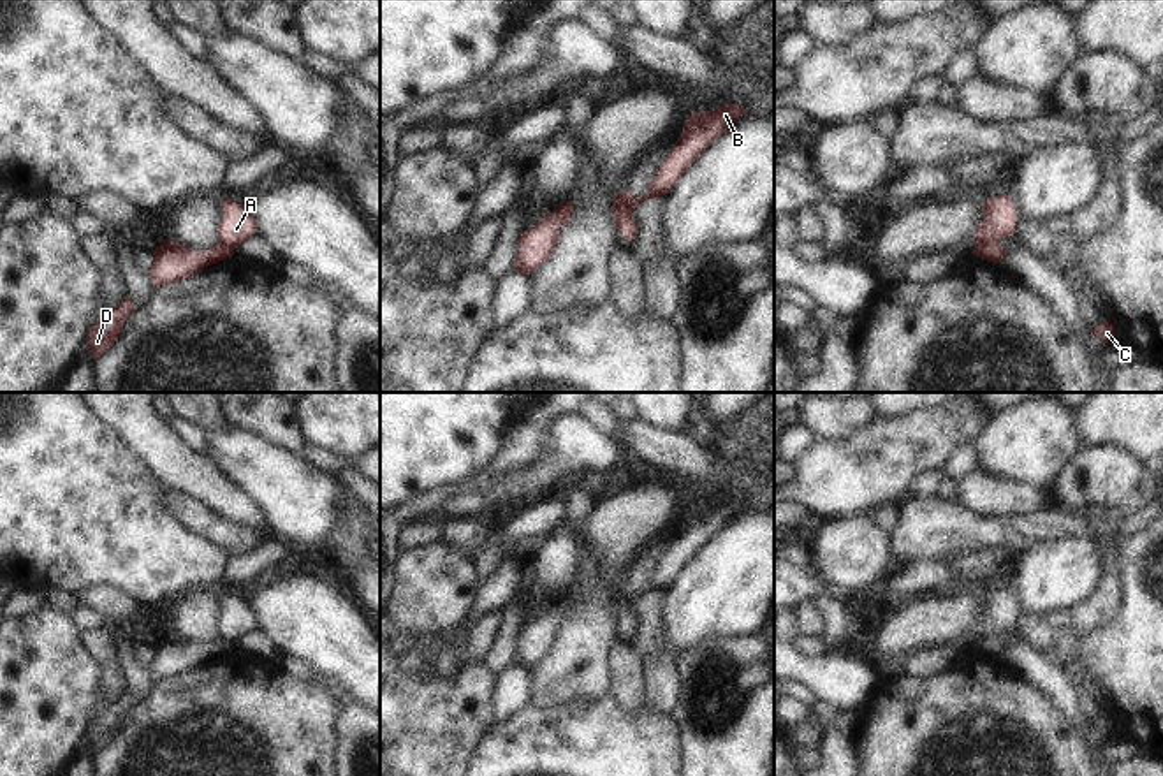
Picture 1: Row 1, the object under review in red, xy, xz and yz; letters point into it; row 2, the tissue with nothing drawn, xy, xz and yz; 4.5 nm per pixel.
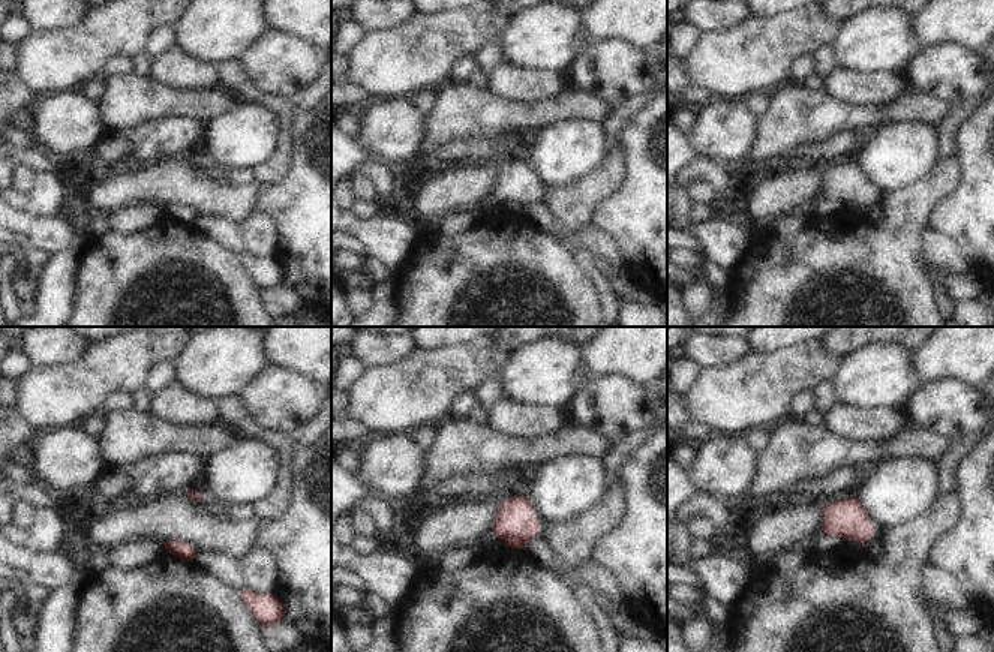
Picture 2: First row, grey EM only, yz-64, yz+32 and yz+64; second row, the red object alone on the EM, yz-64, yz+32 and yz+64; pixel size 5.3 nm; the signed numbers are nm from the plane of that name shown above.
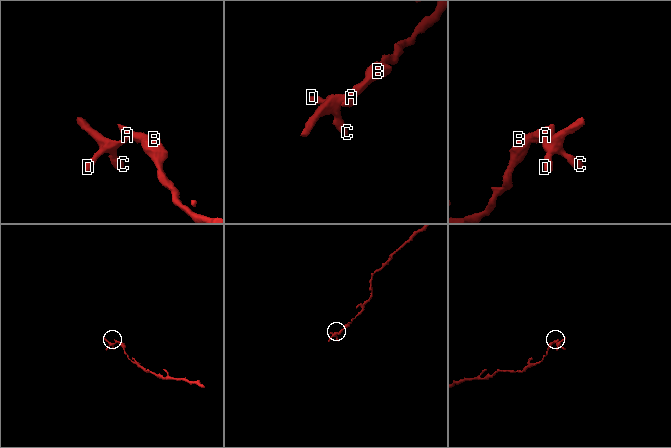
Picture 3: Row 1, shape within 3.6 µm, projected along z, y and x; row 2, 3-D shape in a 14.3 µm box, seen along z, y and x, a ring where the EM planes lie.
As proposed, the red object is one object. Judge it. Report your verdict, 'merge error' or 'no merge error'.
merge error

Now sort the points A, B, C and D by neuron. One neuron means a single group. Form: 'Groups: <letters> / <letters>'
Groups: A B / C D

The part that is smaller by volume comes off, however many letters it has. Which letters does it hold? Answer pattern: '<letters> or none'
C, D

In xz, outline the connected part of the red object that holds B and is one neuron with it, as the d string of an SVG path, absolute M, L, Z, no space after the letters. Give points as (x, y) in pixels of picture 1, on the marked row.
M727 104L711 111L699 111L686 116L683 132L672 144L672 150L658 165L647 190L632 197L628 192L619 190L614 197L614 223L619 238L632 239L637 234L632 218L633 208L646 197L662 197L667 194L681 174L695 162L695 158L732 123L748 113L739 104Z

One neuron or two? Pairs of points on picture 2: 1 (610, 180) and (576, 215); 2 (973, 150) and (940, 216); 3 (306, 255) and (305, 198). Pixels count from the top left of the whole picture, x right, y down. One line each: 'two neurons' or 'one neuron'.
1: one neuron
2: one neuron
3: one neuron

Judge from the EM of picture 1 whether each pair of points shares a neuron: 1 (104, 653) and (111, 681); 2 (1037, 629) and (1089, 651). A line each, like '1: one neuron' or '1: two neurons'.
1: one neuron
2: two neurons

